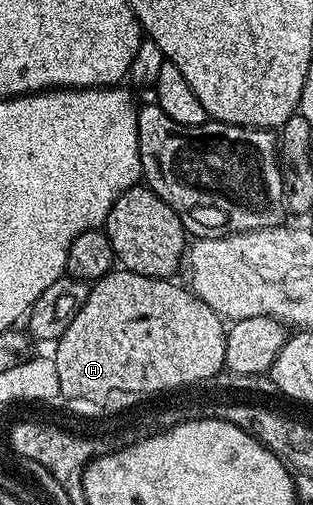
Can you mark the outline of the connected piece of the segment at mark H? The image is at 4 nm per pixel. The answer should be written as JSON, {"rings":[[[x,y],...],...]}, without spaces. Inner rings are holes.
{"rings":[[[114,268],[108,274],[104,274],[102,278],[96,279],[89,287],[86,302],[75,312],[74,319],[68,324],[61,338],[56,341],[55,349],[57,351],[52,351],[51,354],[55,364],[55,372],[59,372],[61,376],[60,387],[62,388],[63,396],[71,399],[87,396],[109,400],[112,394],[157,394],[160,390],[173,390],[176,386],[189,386],[192,382],[201,382],[204,378],[213,378],[220,370],[223,370],[225,366],[226,323],[221,315],[215,313],[206,302],[199,300],[192,290],[184,285],[181,286],[168,282],[165,276],[136,274],[124,268]]]}

